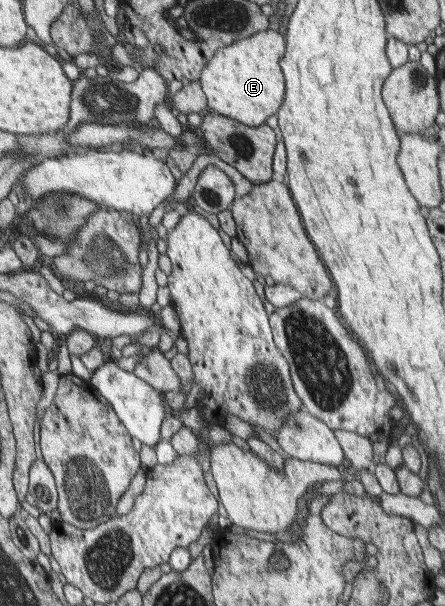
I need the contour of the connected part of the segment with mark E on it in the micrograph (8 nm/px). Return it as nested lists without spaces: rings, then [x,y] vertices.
[[[270,29],[223,47],[204,67],[197,82],[208,100],[207,112],[231,117],[251,127],[261,126],[284,103],[286,82],[279,68],[283,54],[286,54],[285,36]]]

